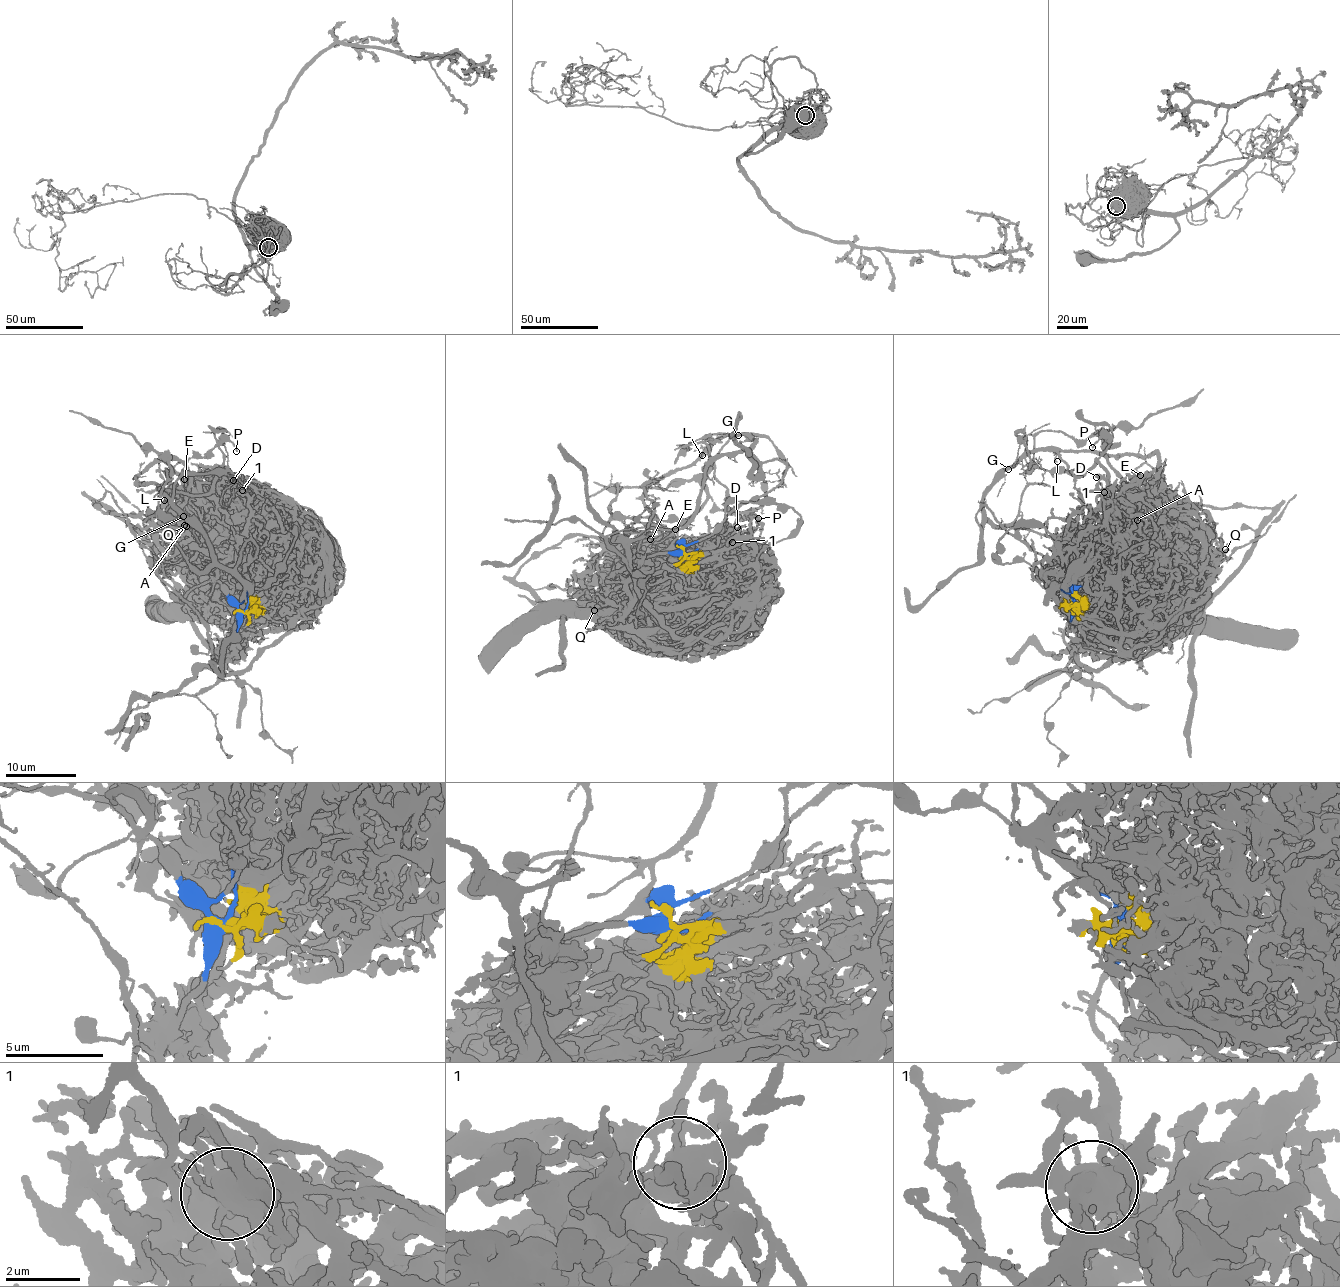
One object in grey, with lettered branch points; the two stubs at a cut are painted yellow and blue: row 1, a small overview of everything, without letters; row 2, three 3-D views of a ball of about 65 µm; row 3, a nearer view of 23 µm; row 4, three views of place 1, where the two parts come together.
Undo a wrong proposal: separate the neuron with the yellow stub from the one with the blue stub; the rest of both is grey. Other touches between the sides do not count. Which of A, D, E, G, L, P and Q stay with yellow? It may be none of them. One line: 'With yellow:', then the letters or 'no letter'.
With yellow: A, D, Q

